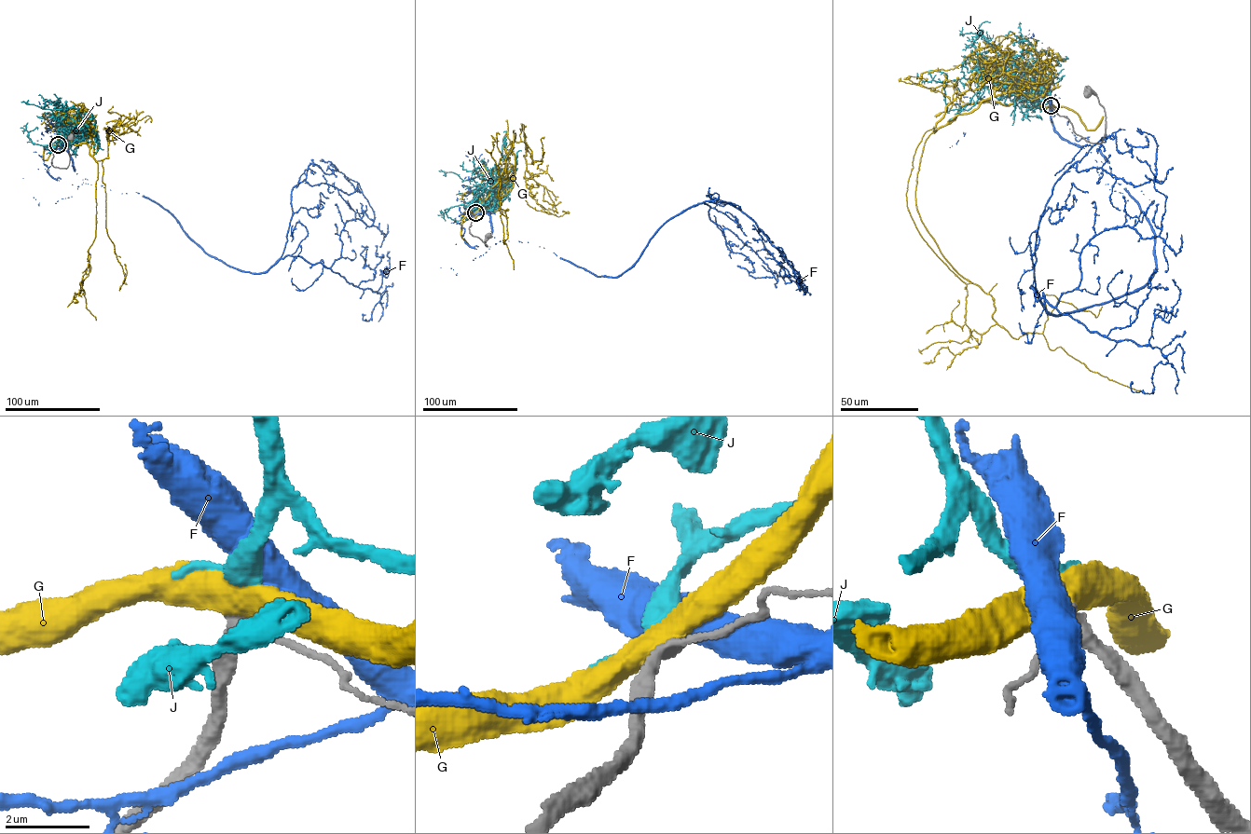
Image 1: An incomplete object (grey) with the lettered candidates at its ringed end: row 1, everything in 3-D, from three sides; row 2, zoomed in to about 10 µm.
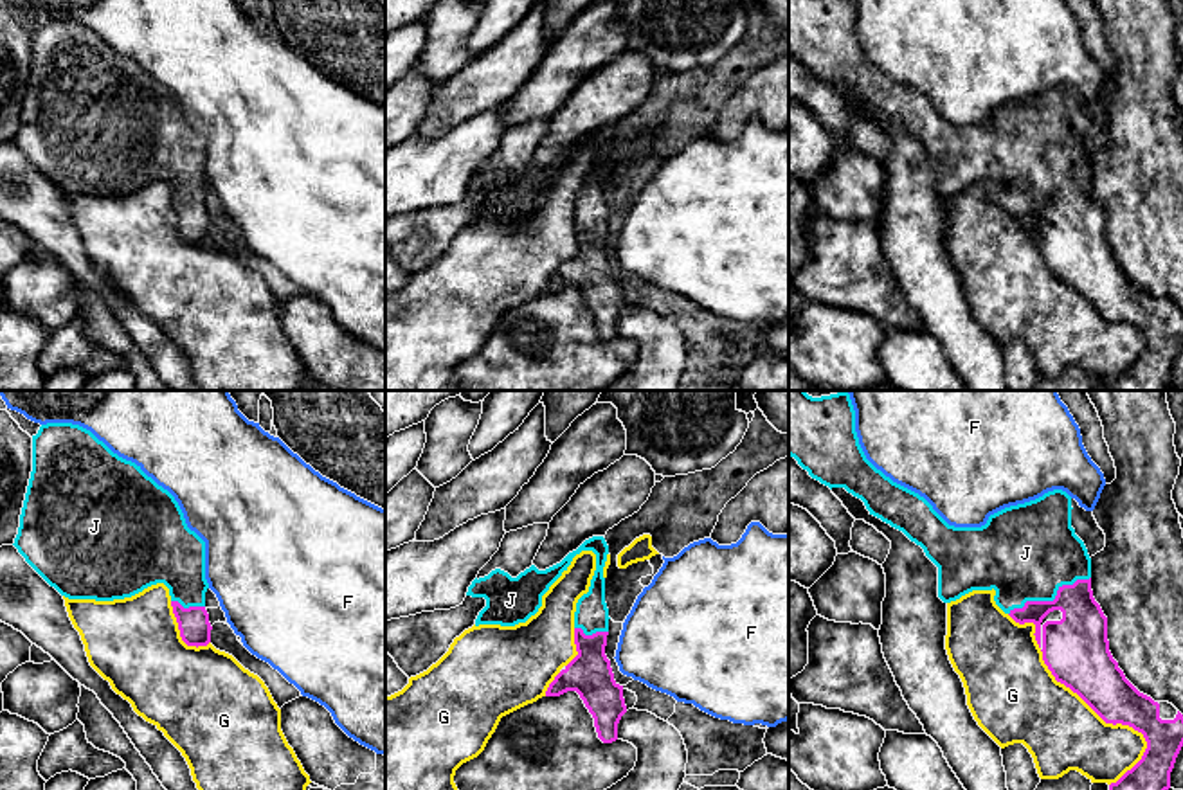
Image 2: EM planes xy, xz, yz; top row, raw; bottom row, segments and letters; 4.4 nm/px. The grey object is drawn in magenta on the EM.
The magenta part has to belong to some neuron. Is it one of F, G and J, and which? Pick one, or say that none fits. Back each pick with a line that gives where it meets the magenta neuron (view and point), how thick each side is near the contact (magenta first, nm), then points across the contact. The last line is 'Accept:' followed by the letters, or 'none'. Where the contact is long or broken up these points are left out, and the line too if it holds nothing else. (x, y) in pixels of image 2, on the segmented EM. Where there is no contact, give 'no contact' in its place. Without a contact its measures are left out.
J: contact yz (1050, 601); calibres 300 and 420 nm; way yz (1075, 648), (1075, 618), (1050, 601), (1032, 583), (1025, 553)
Accept: J

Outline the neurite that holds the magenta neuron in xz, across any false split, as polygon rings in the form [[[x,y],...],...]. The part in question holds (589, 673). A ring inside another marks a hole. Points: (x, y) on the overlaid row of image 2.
[[[603,536],[585,540],[560,563],[538,570],[535,565],[511,578],[495,569],[484,578],[475,578],[466,596],[484,597],[486,606],[479,612],[475,626],[515,626],[526,623],[542,606],[542,596],[571,565],[582,551],[596,554],[596,570],[589,592],[576,603],[574,644],[578,655],[555,677],[546,696],[560,696],[576,691],[594,718],[598,738],[603,743],[618,740],[618,723],[627,713],[623,686],[614,680],[610,660],[605,655],[609,635],[609,608],[605,603],[603,567],[609,545]]]

